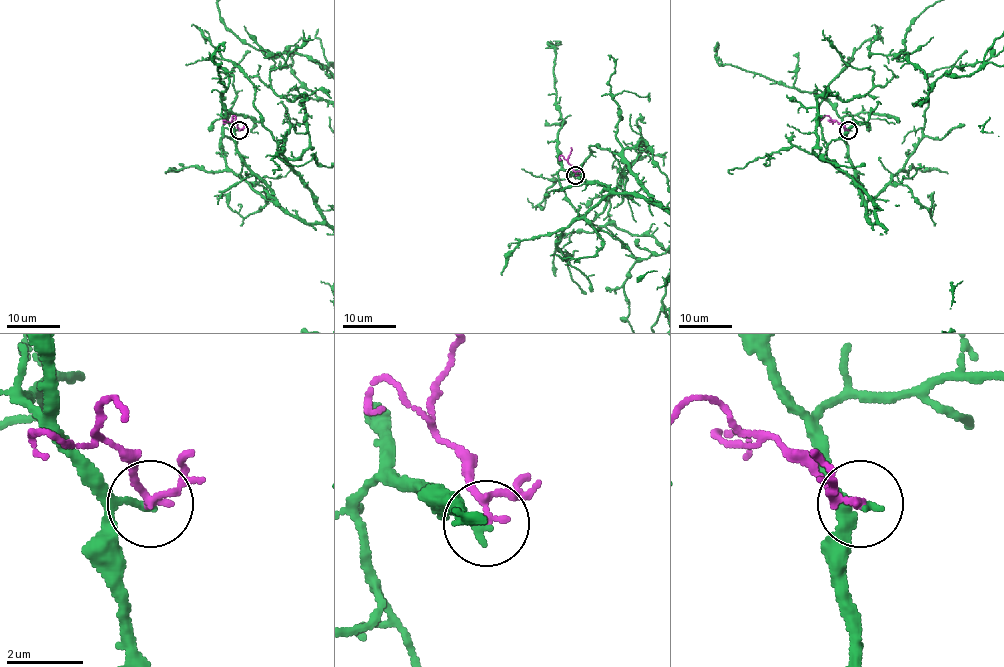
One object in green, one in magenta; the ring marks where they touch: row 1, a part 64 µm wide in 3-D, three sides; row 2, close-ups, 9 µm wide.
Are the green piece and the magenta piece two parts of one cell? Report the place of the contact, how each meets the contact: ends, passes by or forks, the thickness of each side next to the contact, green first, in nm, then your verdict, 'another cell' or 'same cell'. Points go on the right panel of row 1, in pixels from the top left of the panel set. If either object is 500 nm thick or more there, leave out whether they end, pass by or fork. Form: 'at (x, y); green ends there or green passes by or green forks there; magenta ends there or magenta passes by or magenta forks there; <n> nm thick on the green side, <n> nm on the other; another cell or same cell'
at (848, 130); green ends there; magenta passes by; 220 nm thick on the green side, 180 nm on the other; another cell

